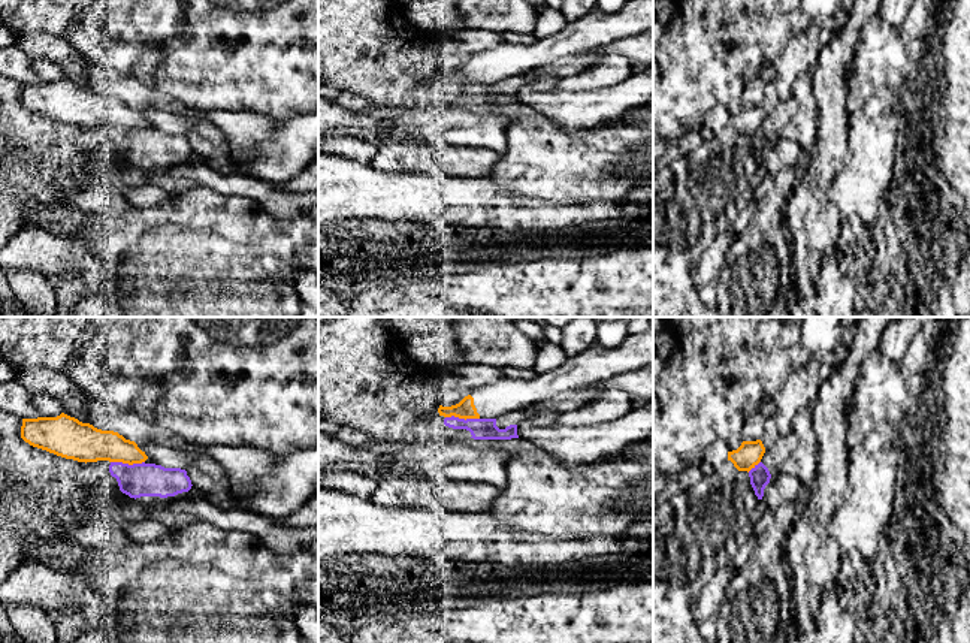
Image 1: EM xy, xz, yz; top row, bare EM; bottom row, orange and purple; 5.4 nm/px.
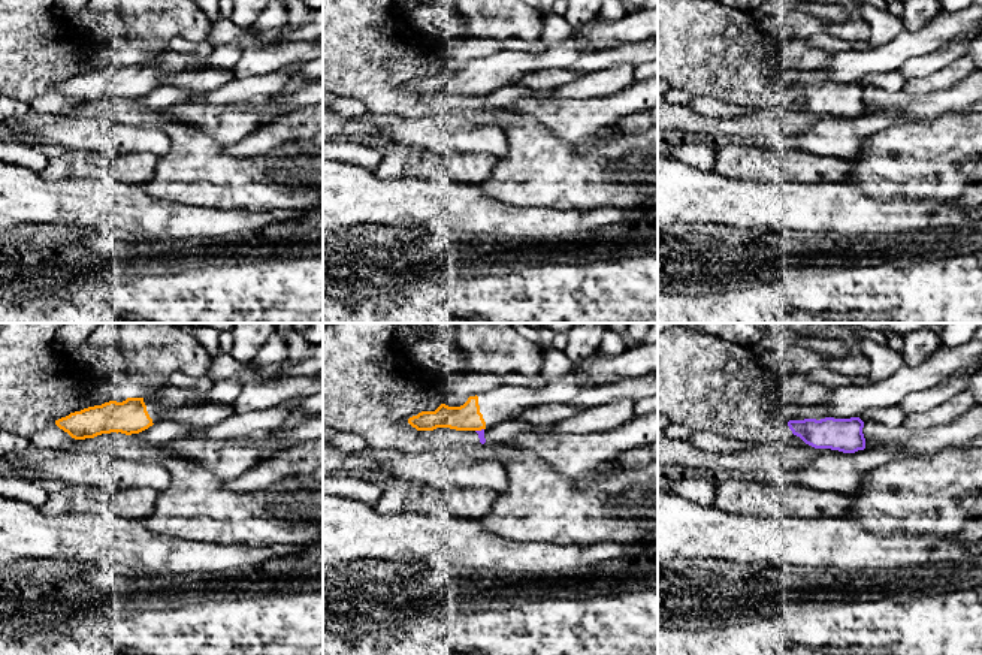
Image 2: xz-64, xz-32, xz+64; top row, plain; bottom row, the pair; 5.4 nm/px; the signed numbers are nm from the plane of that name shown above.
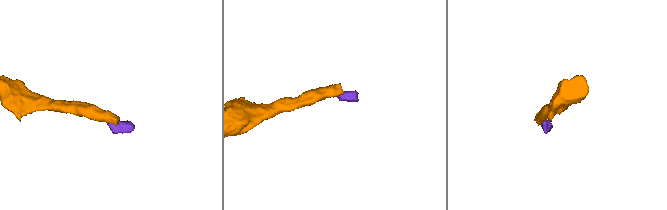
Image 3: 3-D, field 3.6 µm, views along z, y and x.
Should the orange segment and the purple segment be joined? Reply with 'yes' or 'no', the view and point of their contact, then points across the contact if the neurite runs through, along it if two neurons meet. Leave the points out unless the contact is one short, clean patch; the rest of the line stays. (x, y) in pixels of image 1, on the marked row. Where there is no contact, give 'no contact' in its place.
no; meets orange in xy at (127, 462)

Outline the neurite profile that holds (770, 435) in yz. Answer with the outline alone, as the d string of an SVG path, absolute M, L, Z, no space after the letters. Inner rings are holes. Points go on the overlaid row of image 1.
M765 417L764 422L764 434L762 434L762 444L765 450L771 450L776 441L779 440L780 434L776 425L774 417Z

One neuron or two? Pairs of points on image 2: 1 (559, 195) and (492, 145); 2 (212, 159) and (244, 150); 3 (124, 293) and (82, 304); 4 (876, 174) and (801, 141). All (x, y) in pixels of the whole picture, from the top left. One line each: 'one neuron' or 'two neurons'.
1: two neurons
2: two neurons
3: two neurons
4: two neurons

